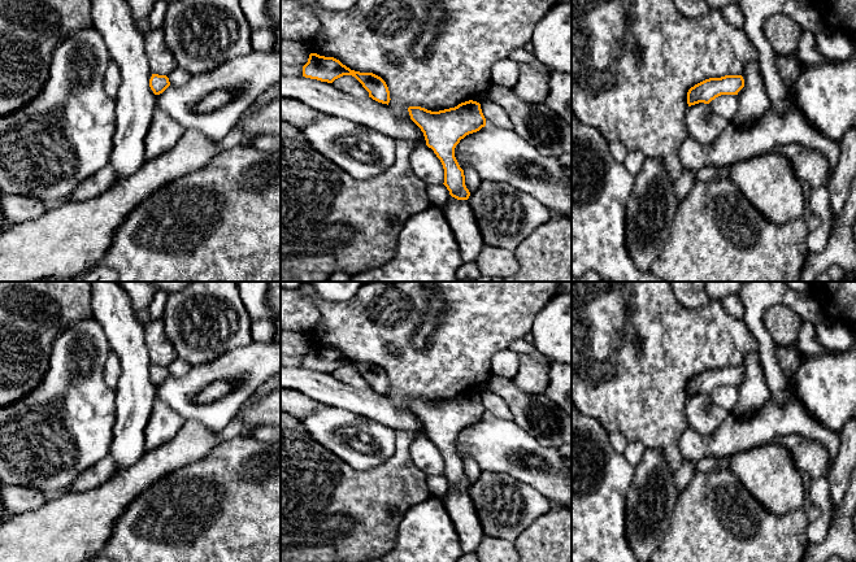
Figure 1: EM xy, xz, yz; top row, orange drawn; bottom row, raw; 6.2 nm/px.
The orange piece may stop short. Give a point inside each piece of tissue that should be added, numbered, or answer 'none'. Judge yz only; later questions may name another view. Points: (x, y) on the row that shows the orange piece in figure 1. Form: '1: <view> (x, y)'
1: yz (633, 61)

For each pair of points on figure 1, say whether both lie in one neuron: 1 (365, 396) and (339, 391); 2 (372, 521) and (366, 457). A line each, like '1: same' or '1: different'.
1: same
2: different

